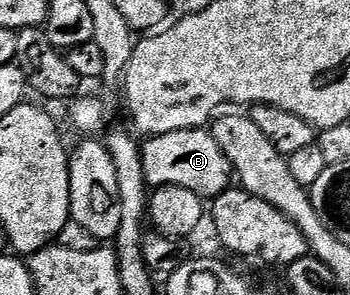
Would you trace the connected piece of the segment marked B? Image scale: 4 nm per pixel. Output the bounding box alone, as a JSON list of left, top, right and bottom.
[142,127,233,198]

